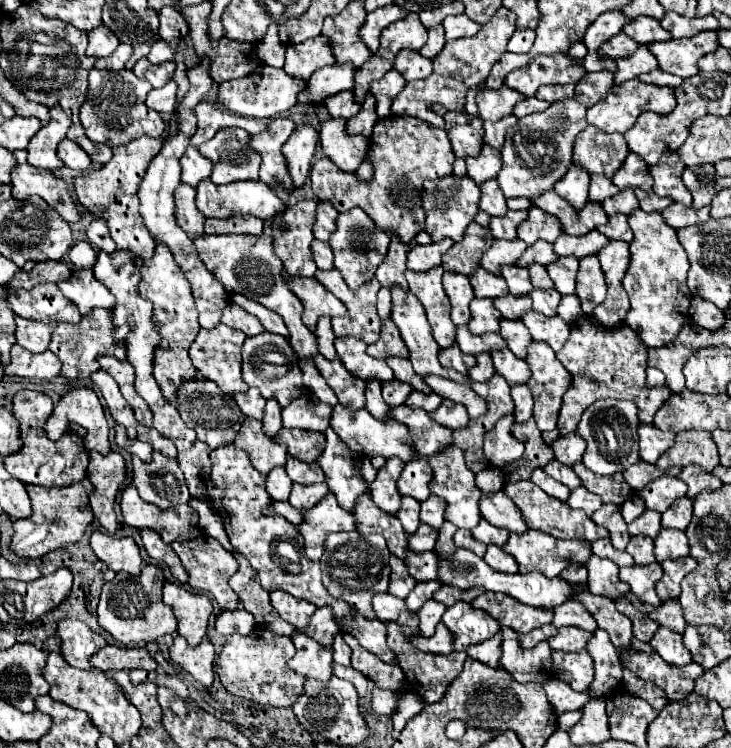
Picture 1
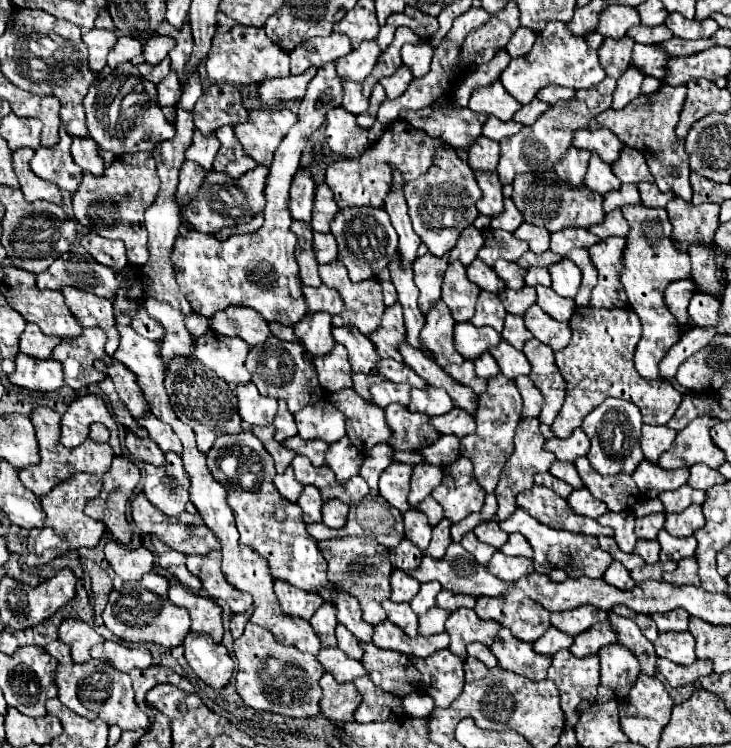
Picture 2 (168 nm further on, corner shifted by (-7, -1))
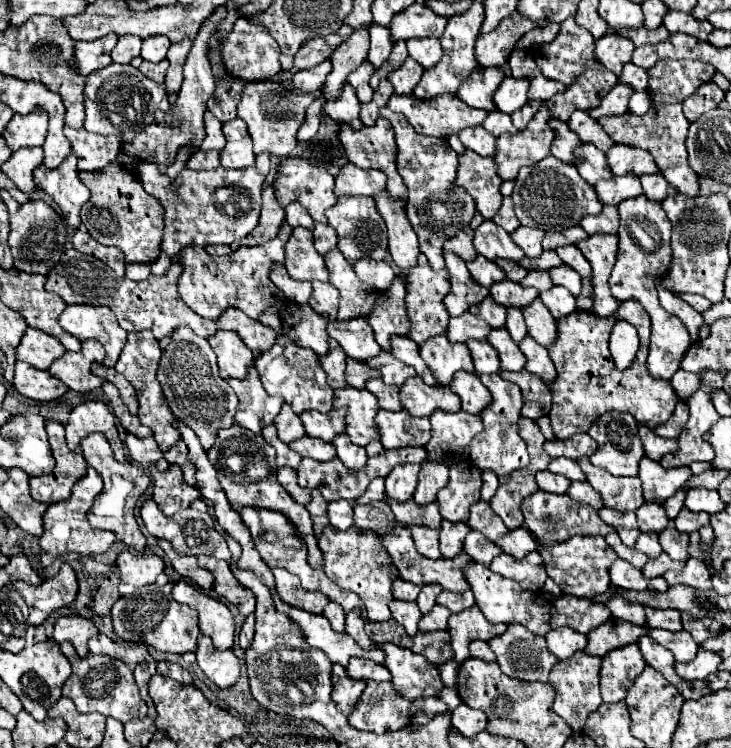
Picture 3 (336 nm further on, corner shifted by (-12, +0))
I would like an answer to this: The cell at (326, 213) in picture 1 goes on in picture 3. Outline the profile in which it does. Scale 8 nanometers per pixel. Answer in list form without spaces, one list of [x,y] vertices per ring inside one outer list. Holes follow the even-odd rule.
[[[288,158],[282,162],[282,166],[278,168],[278,176],[274,180],[274,190],[276,190],[276,198],[280,206],[288,206],[288,202],[300,200],[306,210],[310,212],[310,216],[314,218],[314,222],[322,222],[328,224],[326,220],[326,210],[332,208],[336,204],[336,196],[334,196],[334,178],[318,166],[312,166],[308,160],[300,160],[300,158]]]

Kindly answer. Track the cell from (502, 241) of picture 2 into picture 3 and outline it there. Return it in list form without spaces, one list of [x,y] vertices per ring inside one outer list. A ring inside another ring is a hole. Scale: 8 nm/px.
[[[484,220],[482,226],[476,228],[474,248],[476,248],[478,254],[486,256],[488,260],[510,258],[514,262],[520,262],[524,258],[524,252],[510,238],[510,234],[504,228],[496,226],[492,220]]]

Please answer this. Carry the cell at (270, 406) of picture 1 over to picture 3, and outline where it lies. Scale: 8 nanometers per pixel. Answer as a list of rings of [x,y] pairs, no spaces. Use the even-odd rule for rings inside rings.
[[[288,404],[282,406],[282,410],[278,412],[276,420],[274,420],[276,428],[278,428],[278,436],[288,444],[300,436],[304,436],[304,426],[302,426],[302,420],[298,414],[292,412],[292,408]]]

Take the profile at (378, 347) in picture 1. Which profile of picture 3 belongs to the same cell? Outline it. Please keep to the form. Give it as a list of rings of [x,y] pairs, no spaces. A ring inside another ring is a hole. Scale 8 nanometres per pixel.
[[[400,278],[380,294],[376,310],[368,316],[368,324],[374,330],[376,342],[384,352],[390,350],[392,336],[406,336],[410,330],[410,318],[406,314],[406,286]]]

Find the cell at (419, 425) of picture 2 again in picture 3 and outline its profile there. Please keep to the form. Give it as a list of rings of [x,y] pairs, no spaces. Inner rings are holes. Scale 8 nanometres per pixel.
[[[378,410],[376,422],[380,422],[380,442],[384,448],[426,446],[430,438],[430,420],[412,416],[408,410],[388,412]]]

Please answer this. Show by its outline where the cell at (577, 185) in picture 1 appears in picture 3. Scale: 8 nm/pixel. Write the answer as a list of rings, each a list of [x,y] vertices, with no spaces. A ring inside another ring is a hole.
[[[554,120],[554,122],[550,122],[550,126],[556,130],[556,140],[552,142],[552,156],[556,156],[562,162],[574,164],[578,160],[574,150],[582,146],[580,138],[576,138],[576,134],[572,134],[568,124],[564,124],[564,122]]]

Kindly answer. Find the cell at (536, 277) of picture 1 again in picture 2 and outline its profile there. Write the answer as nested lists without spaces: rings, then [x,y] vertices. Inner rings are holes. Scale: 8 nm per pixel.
[[[531,267],[531,269],[527,269],[525,285],[531,285],[531,287],[537,287],[537,285],[551,287],[551,275],[549,275],[549,271],[543,269],[543,267]]]

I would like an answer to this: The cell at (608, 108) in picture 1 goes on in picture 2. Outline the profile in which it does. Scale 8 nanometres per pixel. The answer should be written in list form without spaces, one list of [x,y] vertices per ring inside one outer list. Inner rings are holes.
[[[663,85],[659,91],[643,97],[639,95],[635,101],[627,103],[627,107],[615,111],[607,109],[597,115],[597,123],[611,129],[627,147],[635,147],[641,151],[647,159],[649,171],[655,177],[655,185],[659,191],[667,193],[671,191],[673,195],[691,201],[691,185],[689,185],[689,157],[685,155],[683,141],[675,139],[675,127],[677,119],[685,101],[687,89],[685,87],[671,87]]]

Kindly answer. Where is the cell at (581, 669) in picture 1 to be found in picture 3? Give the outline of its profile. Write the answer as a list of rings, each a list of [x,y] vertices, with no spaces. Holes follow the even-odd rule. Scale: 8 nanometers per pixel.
[[[576,652],[568,660],[556,662],[556,666],[550,672],[550,684],[556,686],[556,700],[554,700],[554,710],[560,714],[574,732],[582,732],[584,722],[590,712],[594,712],[600,704],[600,656],[588,656],[584,652]]]

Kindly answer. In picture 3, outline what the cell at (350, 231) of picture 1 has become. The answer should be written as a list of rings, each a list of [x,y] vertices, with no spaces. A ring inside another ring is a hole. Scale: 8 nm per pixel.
[[[344,196],[338,198],[336,206],[332,206],[326,214],[328,224],[338,232],[338,250],[344,254],[344,258],[354,264],[362,258],[372,260],[386,260],[388,256],[388,234],[384,220],[374,204],[372,198],[356,198],[356,196]]]

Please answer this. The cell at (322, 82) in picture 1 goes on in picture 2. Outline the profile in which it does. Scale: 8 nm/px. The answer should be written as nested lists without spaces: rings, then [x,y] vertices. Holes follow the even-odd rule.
[[[375,39],[367,41],[367,43],[361,43],[349,55],[345,55],[345,57],[335,61],[337,63],[337,71],[339,71],[341,79],[363,83],[365,77],[375,67],[379,55],[381,55],[381,51],[379,51],[379,45],[375,43]]]

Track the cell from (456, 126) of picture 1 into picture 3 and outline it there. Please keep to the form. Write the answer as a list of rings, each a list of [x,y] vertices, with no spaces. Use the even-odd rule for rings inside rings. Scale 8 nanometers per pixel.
[[[442,94],[440,98],[432,98],[432,102],[416,102],[416,98],[412,96],[392,96],[388,102],[388,108],[392,112],[400,112],[408,118],[408,122],[412,122],[412,126],[416,128],[418,134],[424,136],[450,136],[450,134],[460,134],[464,128],[472,128],[472,126],[482,126],[484,118],[488,116],[488,112],[478,110],[478,108],[470,108],[468,104],[464,104],[458,96],[454,94]]]

